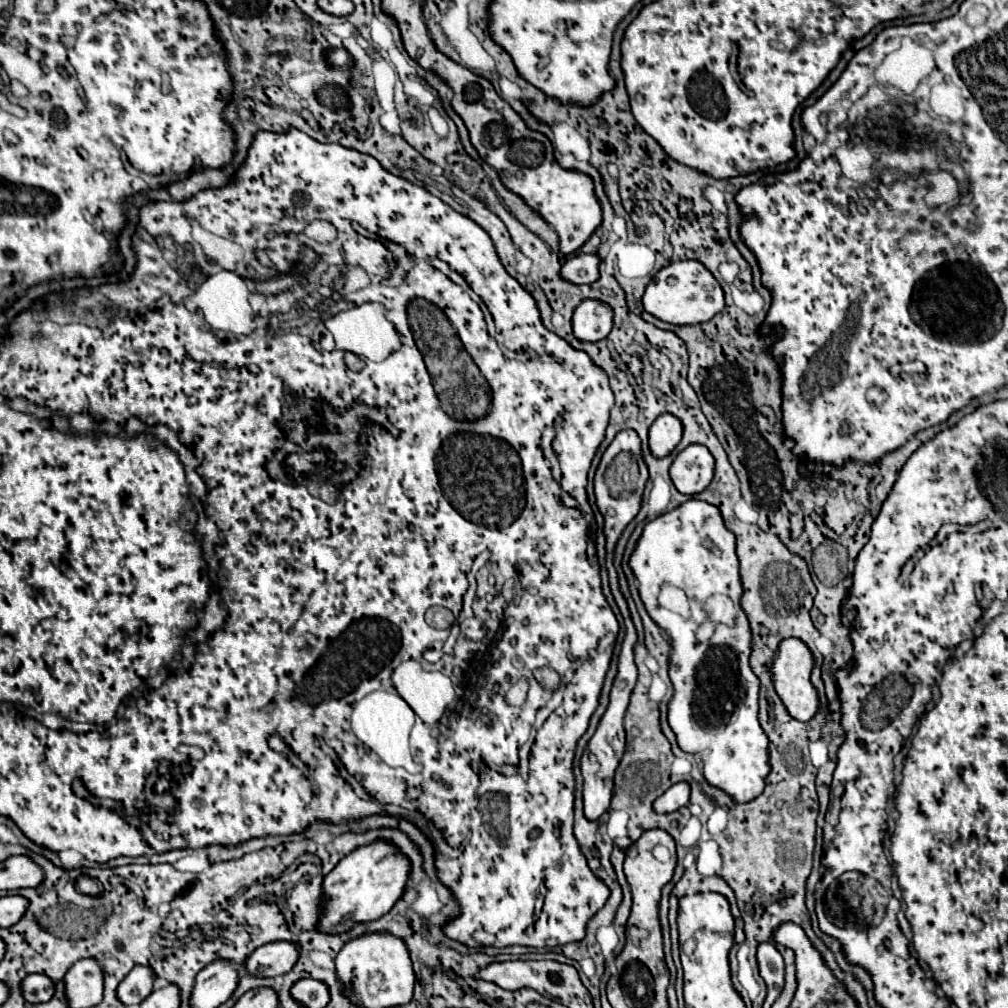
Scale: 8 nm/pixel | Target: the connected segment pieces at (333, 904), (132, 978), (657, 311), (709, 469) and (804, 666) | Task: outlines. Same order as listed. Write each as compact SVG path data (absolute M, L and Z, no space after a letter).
M375 841L367 847L355 849L353 853L343 857L335 865L335 869L323 879L317 931L341 935L347 933L357 923L369 923L379 919L401 897L409 879L409 871L411 871L409 859L387 841Z
M137 965L119 983L119 987L117 987L117 999L121 999L121 1003L125 1003L125 1007L139 1005L151 993L153 981L155 981L155 973L149 967Z
M677 261L663 267L647 285L643 307L653 317L671 325L699 325L723 311L723 289L699 261Z
M689 445L683 449L673 465L671 465L671 479L677 491L685 495L697 495L705 491L713 479L715 459L703 445Z
M783 639L781 647L777 649L777 655L773 657L773 663L769 665L769 673L773 675L773 685L779 695L779 699L785 703L785 709L793 719L797 721L809 721L817 709L819 709L819 697L815 687L809 681L809 673L813 669L813 655L809 647L799 639Z

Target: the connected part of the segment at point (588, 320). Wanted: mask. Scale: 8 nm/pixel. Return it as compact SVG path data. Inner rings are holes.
M587 299L575 309L571 323L575 339L597 343L609 335L613 327L613 313L607 305Z

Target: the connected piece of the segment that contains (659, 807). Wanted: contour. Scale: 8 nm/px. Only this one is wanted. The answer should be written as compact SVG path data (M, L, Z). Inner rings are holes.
M675 783L669 787L661 797L653 801L653 809L657 813L673 813L689 803L689 785L687 783Z

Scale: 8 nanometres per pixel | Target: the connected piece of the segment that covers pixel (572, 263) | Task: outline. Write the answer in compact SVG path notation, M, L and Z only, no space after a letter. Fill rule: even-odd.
M573 255L561 267L561 279L573 285L589 285L599 279L599 257L597 255Z

